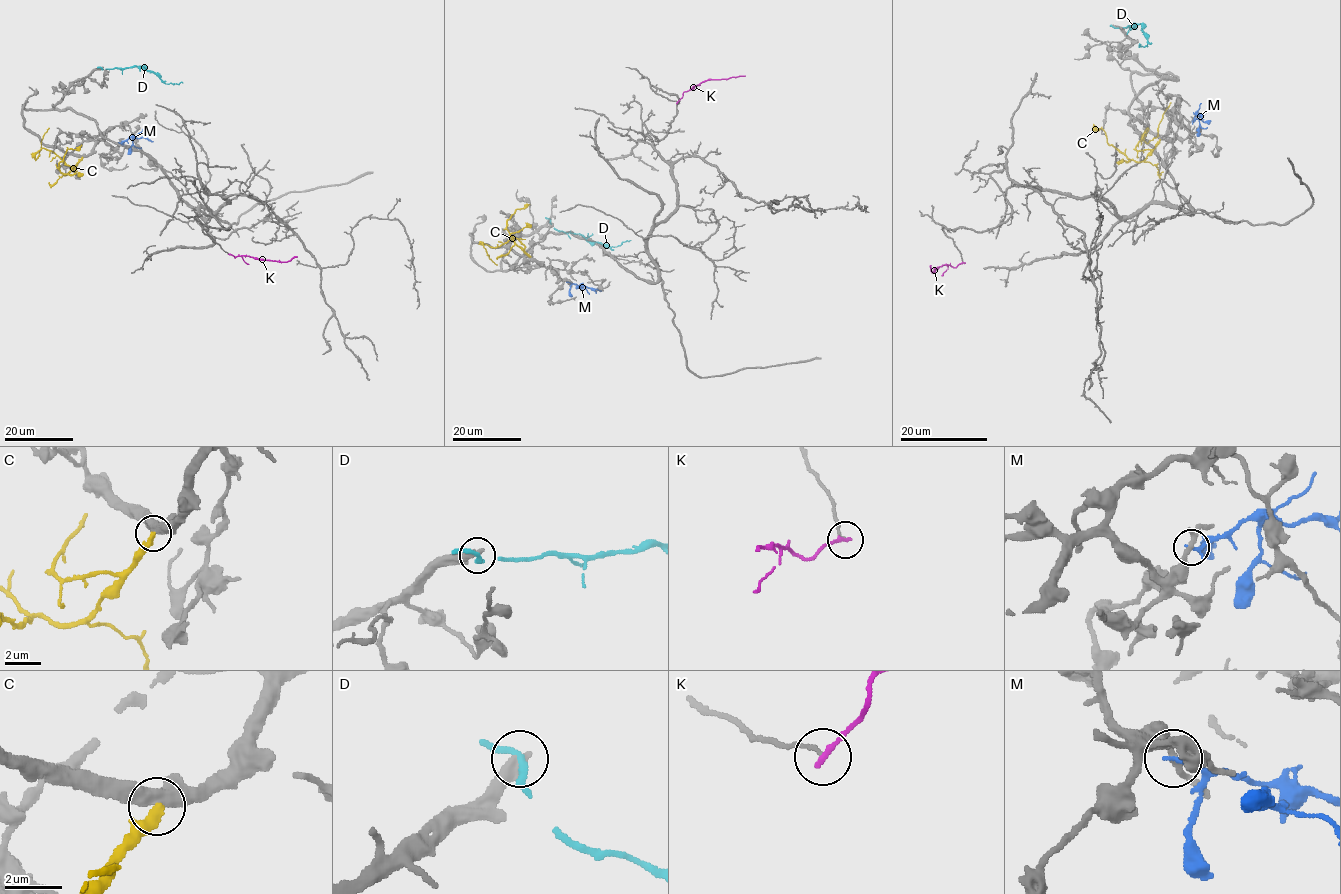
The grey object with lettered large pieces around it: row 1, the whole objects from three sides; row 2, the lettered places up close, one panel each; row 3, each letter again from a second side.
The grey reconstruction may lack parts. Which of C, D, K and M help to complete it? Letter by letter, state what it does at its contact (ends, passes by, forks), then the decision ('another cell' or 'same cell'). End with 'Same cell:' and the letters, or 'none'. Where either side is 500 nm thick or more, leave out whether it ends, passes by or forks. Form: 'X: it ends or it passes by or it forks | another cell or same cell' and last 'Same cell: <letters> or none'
C: another cell
D: it passes by | another cell
K: it ends | another cell
M: it ends | another cell
Same cell: none

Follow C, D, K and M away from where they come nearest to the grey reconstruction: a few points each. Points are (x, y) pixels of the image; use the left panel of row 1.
C: (82, 157), (77, 164), (70, 166), (43, 148), (35, 155), (35, 160), (48, 127)
D: (102, 68), (140, 66), (152, 70), (165, 83), (183, 82)
K: (229, 254), (235, 257), (249, 256), (288, 262), (297, 256)
M: (119, 143), (129, 138), (153, 141)

